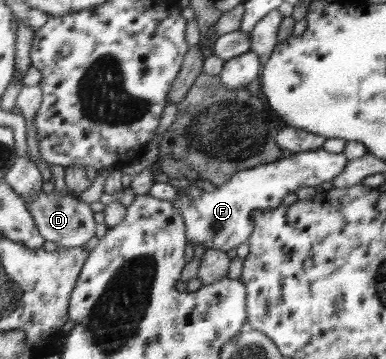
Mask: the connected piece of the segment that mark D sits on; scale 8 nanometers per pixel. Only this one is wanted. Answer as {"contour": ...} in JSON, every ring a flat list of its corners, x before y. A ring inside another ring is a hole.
{"contour":[[48,188,37,199,25,201,26,208,30,211,36,224,36,229,44,241,57,244,59,247,82,247,92,240,96,234,96,222,90,206,81,201,75,194,61,195,58,191]]}

